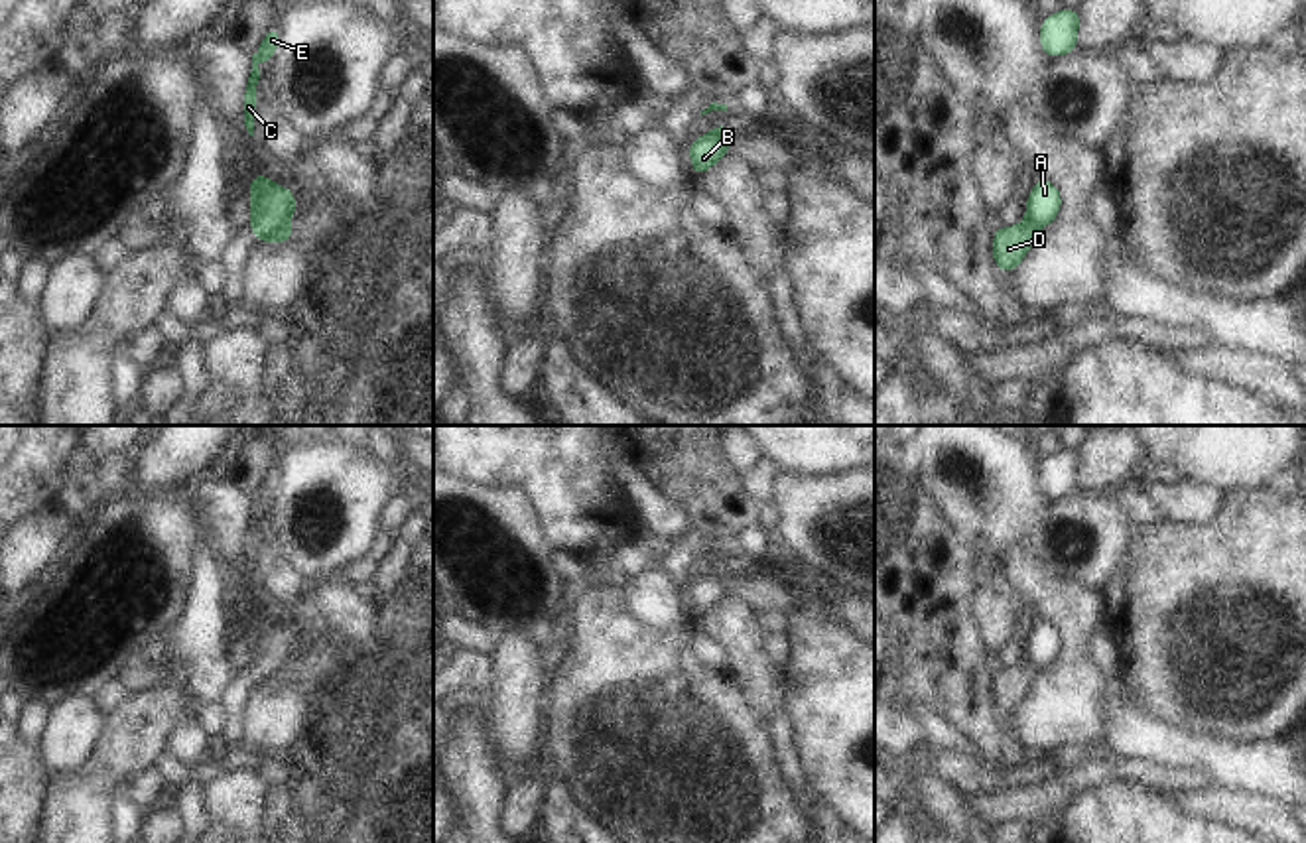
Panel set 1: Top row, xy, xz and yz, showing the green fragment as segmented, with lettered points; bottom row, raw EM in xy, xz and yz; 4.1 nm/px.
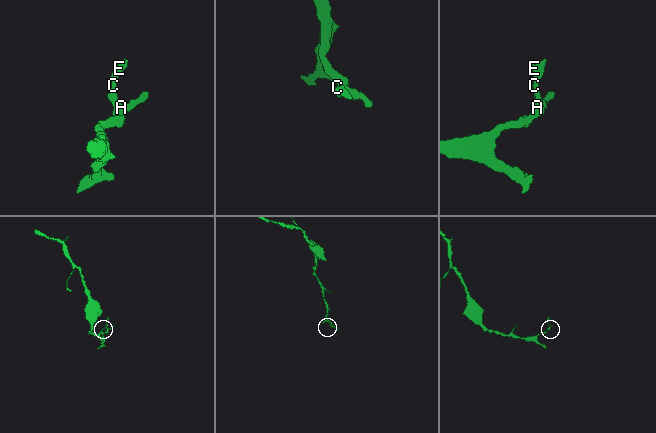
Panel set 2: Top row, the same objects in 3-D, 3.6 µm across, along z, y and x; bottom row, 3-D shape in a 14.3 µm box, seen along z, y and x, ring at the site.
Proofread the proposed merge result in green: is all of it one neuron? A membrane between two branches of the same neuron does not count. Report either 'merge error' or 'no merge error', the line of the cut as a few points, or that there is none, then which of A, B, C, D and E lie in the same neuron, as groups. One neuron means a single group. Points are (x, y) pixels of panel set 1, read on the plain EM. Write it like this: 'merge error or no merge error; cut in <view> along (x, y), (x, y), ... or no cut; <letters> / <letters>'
merge error; cut in xy along (286, 664), (262, 682); A B C E / D

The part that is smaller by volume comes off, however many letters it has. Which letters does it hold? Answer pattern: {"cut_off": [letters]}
{"cut_off": ["A", "B", "C", "E"]}

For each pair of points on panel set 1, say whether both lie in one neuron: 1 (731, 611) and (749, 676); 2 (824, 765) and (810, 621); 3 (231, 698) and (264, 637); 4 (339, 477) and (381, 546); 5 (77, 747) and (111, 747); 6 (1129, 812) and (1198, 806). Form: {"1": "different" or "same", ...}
{"1": "same", "2": "same", "3": "same", "4": "different", "5": "different", "6": "different"}

